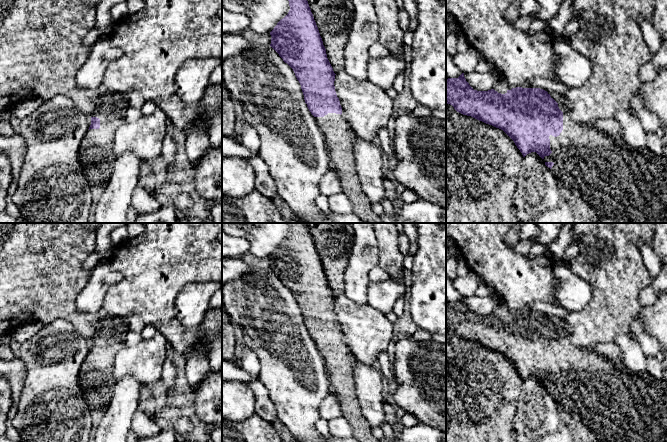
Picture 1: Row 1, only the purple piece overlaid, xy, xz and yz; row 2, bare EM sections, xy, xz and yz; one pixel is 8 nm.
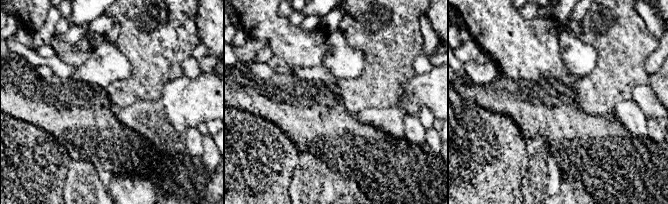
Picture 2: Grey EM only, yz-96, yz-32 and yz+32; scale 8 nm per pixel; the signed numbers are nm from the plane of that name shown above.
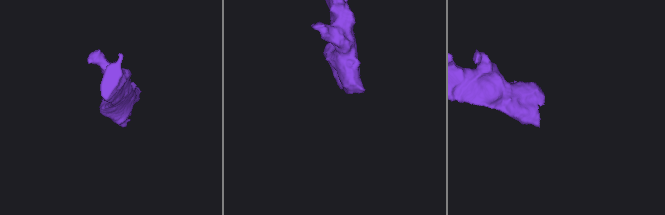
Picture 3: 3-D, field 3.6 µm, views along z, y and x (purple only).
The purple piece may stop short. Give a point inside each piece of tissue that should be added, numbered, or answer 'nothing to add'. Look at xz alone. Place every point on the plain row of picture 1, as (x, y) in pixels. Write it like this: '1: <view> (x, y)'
1: xz (339, 361)

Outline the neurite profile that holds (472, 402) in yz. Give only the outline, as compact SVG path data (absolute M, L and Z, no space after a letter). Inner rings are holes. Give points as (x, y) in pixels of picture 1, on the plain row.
M446 328L446 442L518 442L513 421L523 383L503 354L463 339Z

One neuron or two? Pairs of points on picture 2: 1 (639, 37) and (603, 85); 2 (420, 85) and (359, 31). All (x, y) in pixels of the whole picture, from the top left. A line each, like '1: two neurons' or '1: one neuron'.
1: one neuron
2: two neurons

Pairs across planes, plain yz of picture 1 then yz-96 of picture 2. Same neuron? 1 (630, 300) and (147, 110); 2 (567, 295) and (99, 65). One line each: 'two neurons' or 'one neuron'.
1: two neurons
2: one neuron

